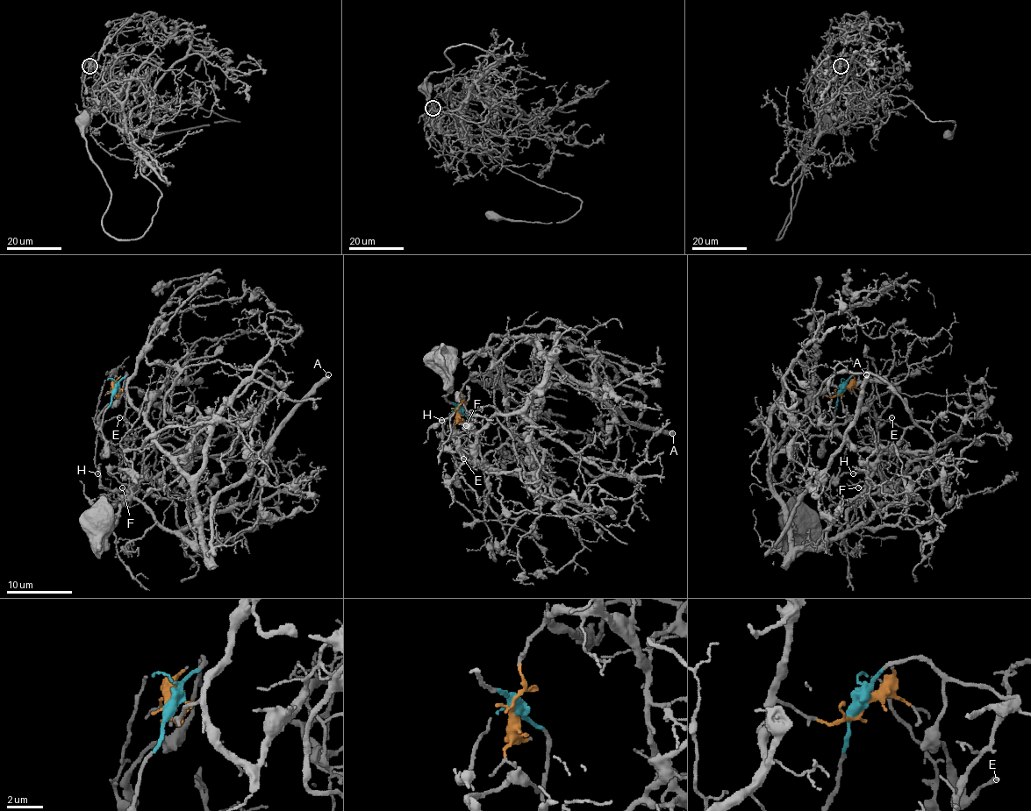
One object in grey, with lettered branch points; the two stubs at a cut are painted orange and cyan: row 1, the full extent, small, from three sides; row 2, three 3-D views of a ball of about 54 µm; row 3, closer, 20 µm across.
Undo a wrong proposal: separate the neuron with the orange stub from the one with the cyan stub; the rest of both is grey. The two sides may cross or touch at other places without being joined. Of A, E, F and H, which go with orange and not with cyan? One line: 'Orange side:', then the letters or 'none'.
Orange side: A, F

